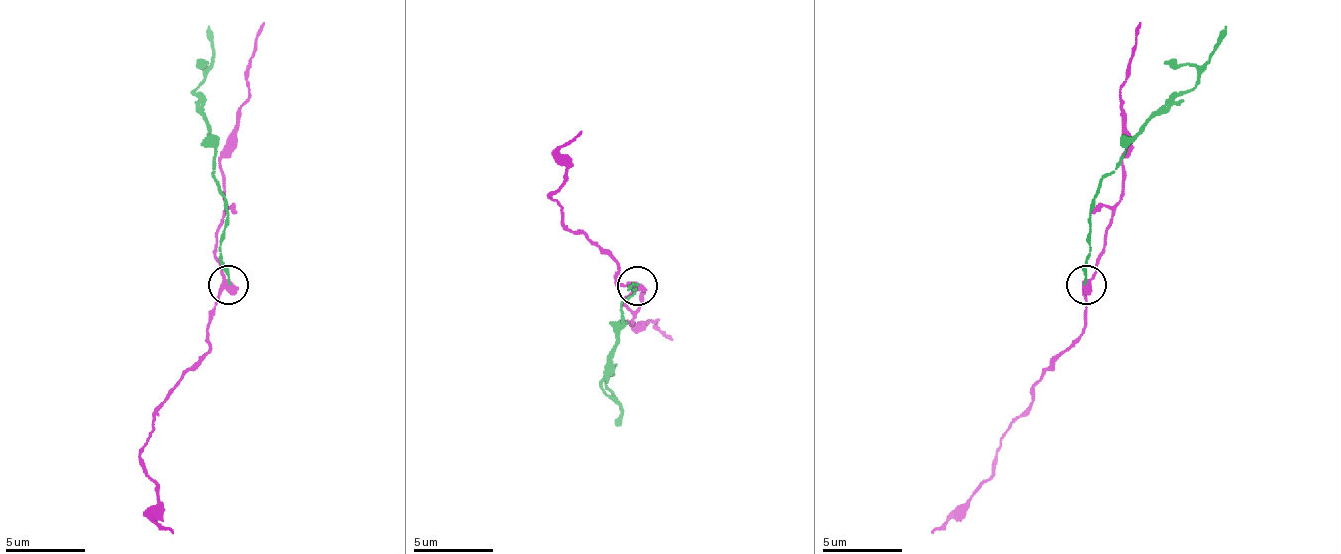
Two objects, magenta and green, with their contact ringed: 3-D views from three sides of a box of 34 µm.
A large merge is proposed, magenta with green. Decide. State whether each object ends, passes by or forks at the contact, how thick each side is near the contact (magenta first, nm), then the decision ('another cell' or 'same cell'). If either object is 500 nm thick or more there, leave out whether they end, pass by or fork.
magenta passes by; green ends there; 400 nm thick on the magenta side, 160 nm on the other; another cell

